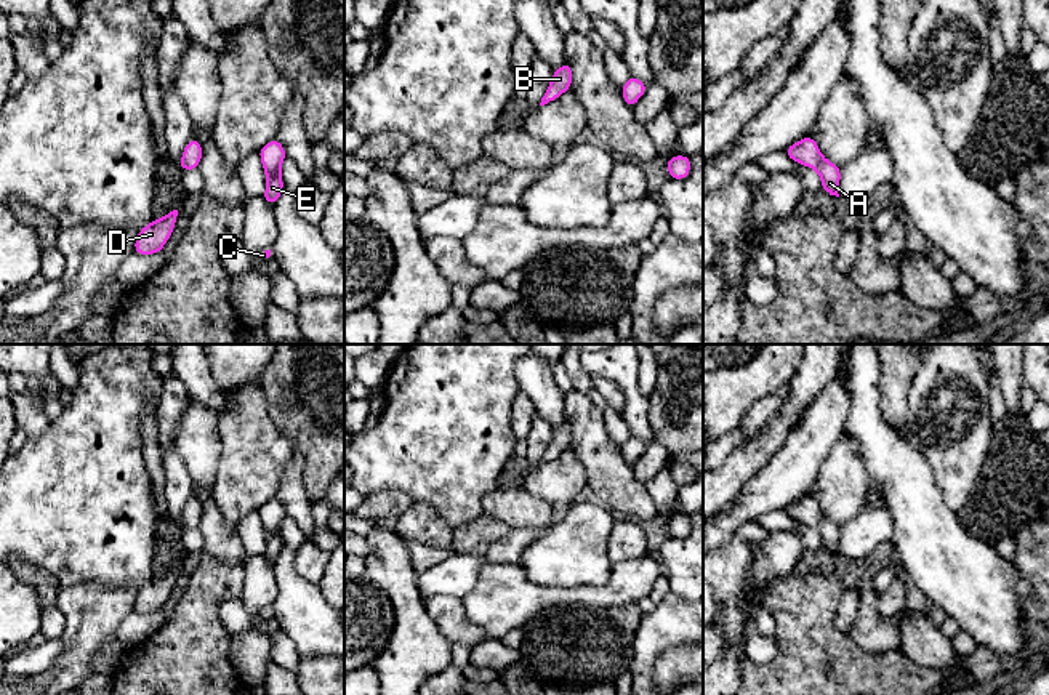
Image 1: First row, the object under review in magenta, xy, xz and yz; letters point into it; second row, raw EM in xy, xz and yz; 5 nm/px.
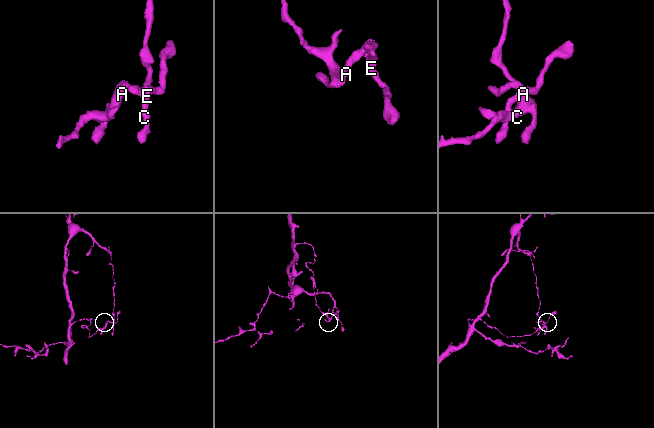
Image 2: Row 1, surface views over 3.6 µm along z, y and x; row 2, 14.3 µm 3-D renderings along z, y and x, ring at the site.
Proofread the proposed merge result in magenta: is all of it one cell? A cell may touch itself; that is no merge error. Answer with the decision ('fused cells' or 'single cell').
single cell

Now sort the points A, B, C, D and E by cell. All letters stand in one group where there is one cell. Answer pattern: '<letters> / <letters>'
A B C D E

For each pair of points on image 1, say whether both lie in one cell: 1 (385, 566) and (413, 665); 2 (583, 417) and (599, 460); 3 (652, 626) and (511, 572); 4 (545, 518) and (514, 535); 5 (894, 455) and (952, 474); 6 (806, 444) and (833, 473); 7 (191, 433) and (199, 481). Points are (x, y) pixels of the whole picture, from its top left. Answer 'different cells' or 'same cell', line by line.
1: same cell
2: same cell
3: different cells
4: different cells
5: different cells
6: different cells
7: same cell

